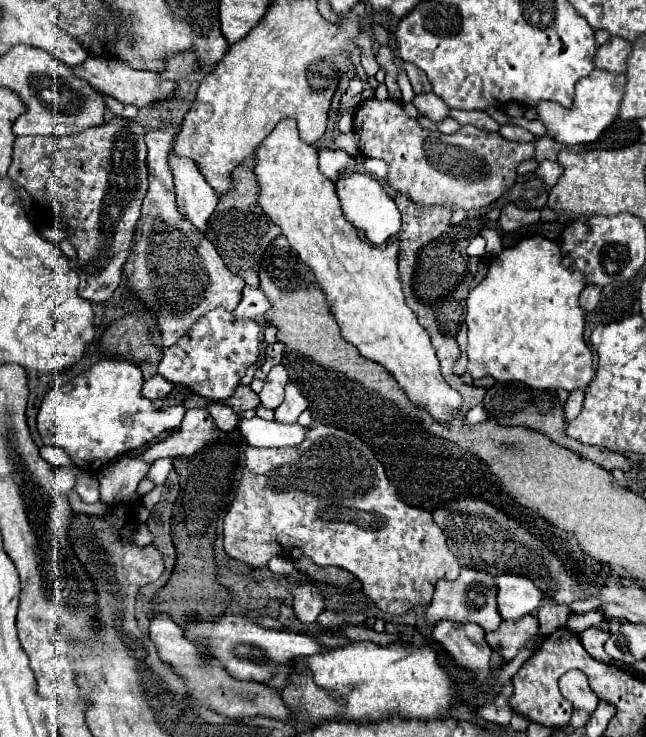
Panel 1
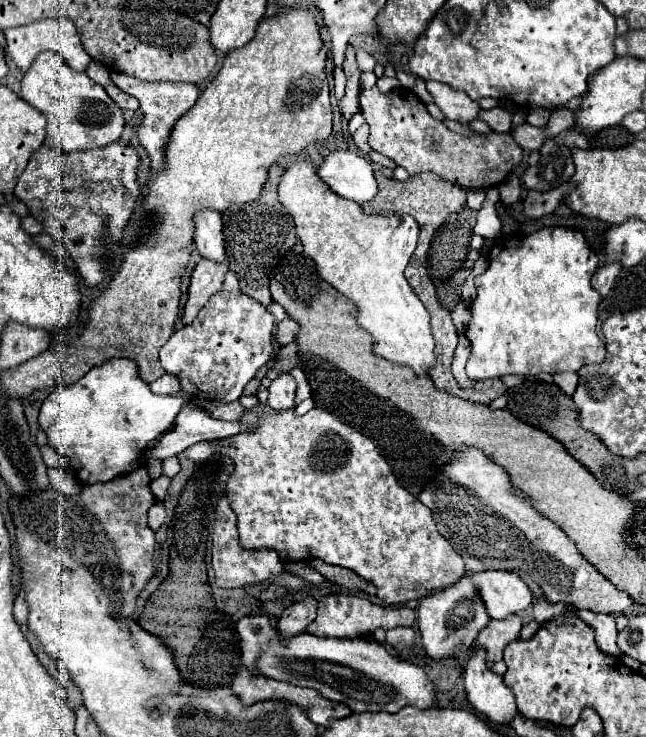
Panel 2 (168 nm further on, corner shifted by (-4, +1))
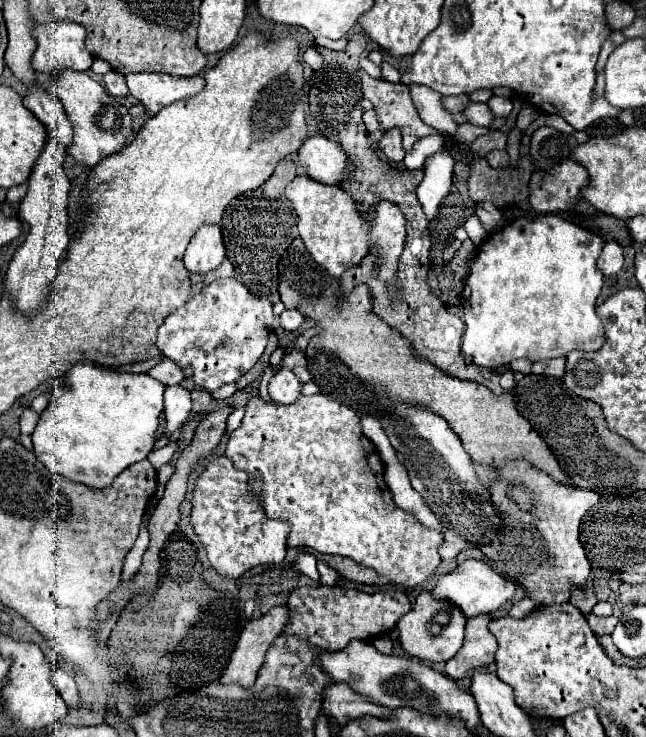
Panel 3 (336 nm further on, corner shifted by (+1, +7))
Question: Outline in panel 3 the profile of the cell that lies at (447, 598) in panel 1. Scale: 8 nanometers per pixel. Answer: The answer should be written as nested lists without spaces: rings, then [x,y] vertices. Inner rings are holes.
[[[423,591],[417,597],[415,607],[407,615],[403,615],[397,623],[399,641],[411,657],[417,657],[421,661],[431,661],[431,663],[449,661],[457,653],[457,649],[463,645],[465,623],[467,623],[467,617],[457,605],[453,605],[447,599],[433,597],[431,591]]]

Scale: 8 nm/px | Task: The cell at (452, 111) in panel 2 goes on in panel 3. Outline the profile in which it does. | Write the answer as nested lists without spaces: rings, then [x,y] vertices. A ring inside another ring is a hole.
[[[467,103],[467,107],[463,109],[463,115],[469,123],[481,125],[481,127],[487,127],[493,121],[493,115],[485,103]]]

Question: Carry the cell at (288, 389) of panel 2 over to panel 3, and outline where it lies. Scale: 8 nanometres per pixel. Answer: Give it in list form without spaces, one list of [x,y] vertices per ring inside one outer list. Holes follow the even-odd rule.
[[[283,367],[271,381],[269,381],[269,397],[279,405],[295,403],[301,395],[301,383],[291,373],[291,369]]]

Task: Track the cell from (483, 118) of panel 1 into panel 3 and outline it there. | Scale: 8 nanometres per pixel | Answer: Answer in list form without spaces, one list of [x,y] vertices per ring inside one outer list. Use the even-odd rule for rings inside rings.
[[[491,97],[489,101],[487,101],[487,105],[489,105],[489,109],[491,109],[491,113],[495,115],[495,117],[507,117],[509,113],[511,113],[511,101],[509,99],[503,99],[503,97]]]

